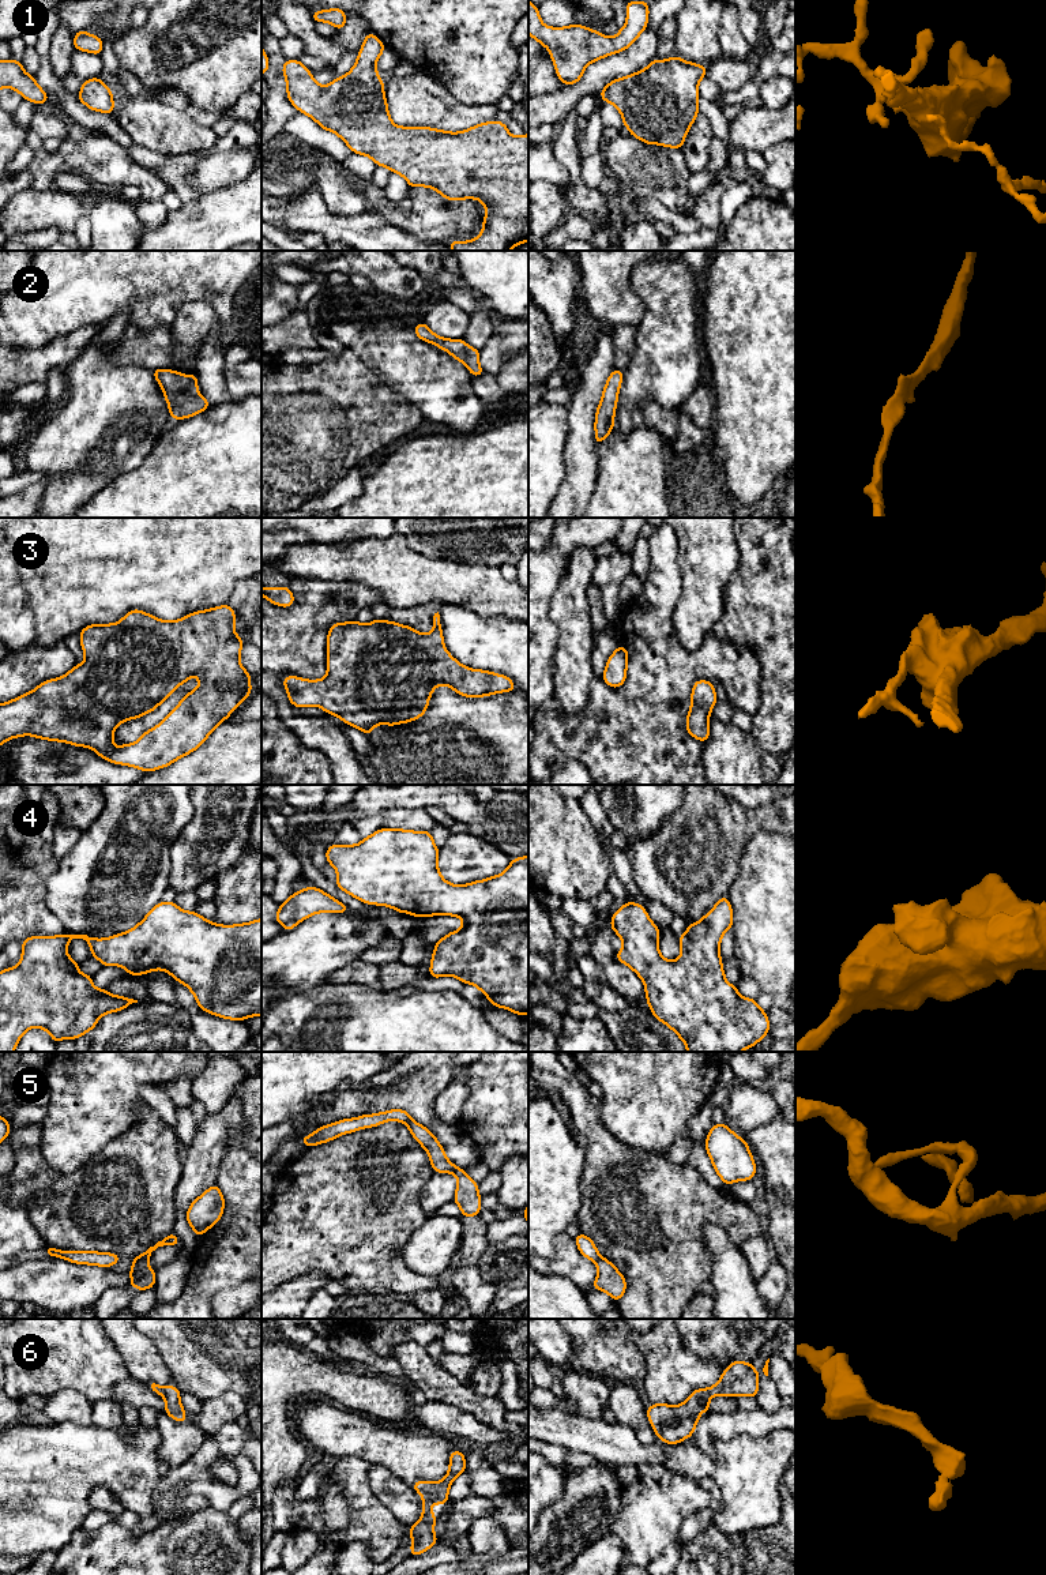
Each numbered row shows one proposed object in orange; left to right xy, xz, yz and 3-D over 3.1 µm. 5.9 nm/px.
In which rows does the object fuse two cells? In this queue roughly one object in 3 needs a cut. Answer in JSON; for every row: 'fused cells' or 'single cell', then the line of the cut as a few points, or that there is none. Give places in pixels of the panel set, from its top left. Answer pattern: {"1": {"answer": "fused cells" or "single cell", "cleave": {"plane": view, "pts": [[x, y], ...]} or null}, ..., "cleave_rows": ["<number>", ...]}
{"1": {"answer": "single cell", "cleave": null}, "2": {"answer": "single cell", "cleave": null}, "3": {"answer": "single cell", "cleave": null}, "4": {"answer": "single cell", "cleave": null}, "5": {"answer": "fused cells", "cleave": {"plane": "xy", "pts": [[149, 1255], [132, 1267]]}}, "6": {"answer": "single cell", "cleave": null}, "cleave_rows": ["5"]}

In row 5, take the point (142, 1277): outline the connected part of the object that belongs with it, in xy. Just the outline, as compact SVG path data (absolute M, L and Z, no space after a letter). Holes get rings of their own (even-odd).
M150 1256L139 1262L135 1267L129 1270L131 1283L139 1290L146 1290L154 1288L155 1283L155 1273L148 1267Z

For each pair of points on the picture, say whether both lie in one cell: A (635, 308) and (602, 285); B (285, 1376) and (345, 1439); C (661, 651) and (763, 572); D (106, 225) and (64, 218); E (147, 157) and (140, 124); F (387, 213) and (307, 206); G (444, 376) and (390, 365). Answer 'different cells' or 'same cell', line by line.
A: same cell
B: different cells
C: different cells
D: different cells
E: different cells
F: different cells
G: same cell

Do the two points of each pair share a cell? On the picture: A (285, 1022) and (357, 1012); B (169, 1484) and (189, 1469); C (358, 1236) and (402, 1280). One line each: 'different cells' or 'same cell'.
A: same cell
B: same cell
C: different cells

